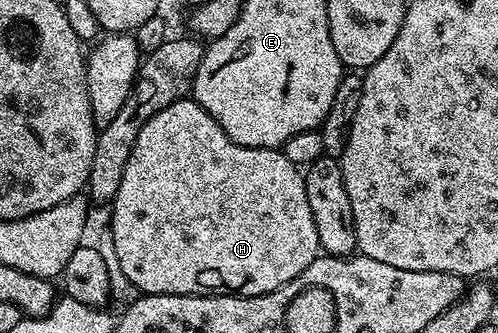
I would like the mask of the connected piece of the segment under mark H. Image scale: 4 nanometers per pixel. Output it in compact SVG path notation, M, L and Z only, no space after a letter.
M191 97L178 99L173 105L161 109L161 113L145 121L141 133L137 133L137 141L131 147L129 165L125 165L125 177L121 177L121 185L117 189L111 209L111 243L115 246L115 259L119 262L119 271L136 287L136 292L145 295L264 295L293 281L297 273L295 258L298 255L298 266L305 268L321 251L317 225L309 209L304 172L286 159L282 150L246 147L233 142L223 132L221 125L213 121L207 110Z

